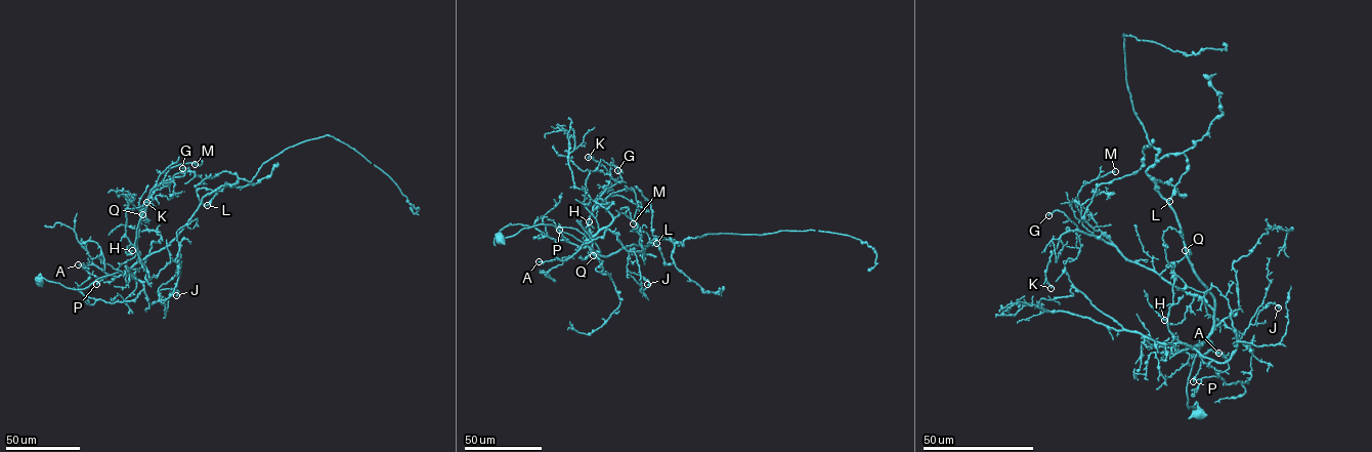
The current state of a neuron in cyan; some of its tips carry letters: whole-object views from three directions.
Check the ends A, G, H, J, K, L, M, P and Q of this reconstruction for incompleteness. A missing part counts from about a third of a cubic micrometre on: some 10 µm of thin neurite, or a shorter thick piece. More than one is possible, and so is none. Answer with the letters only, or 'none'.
L

